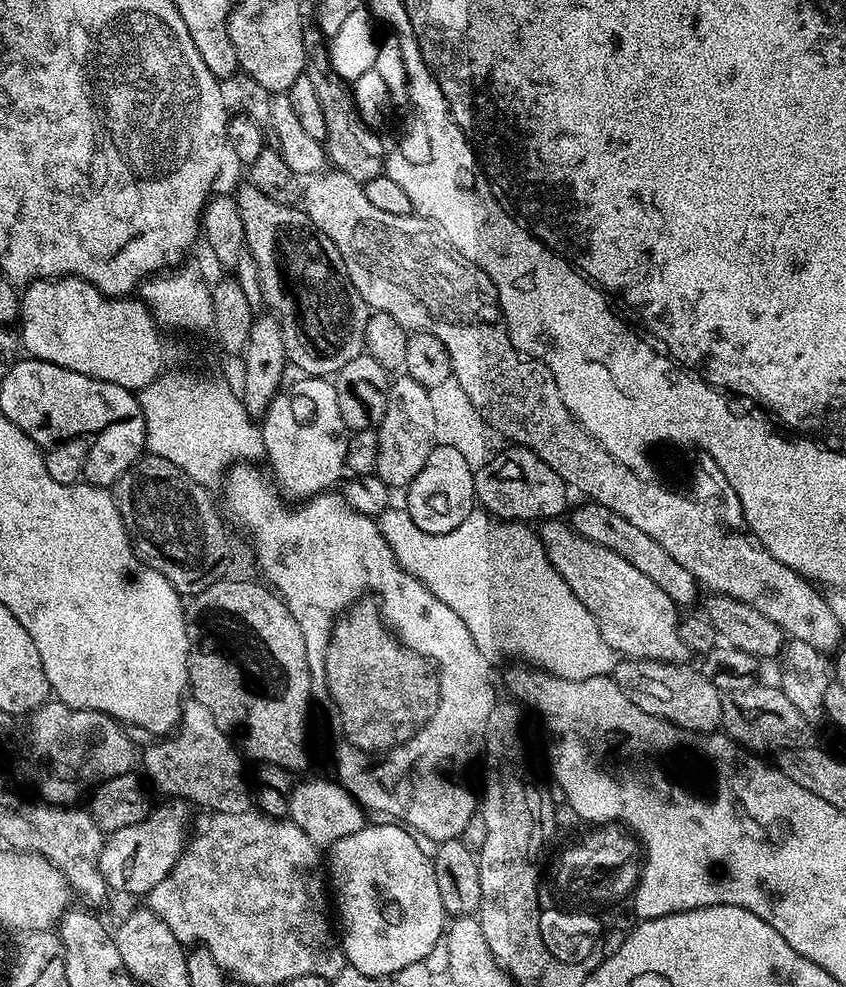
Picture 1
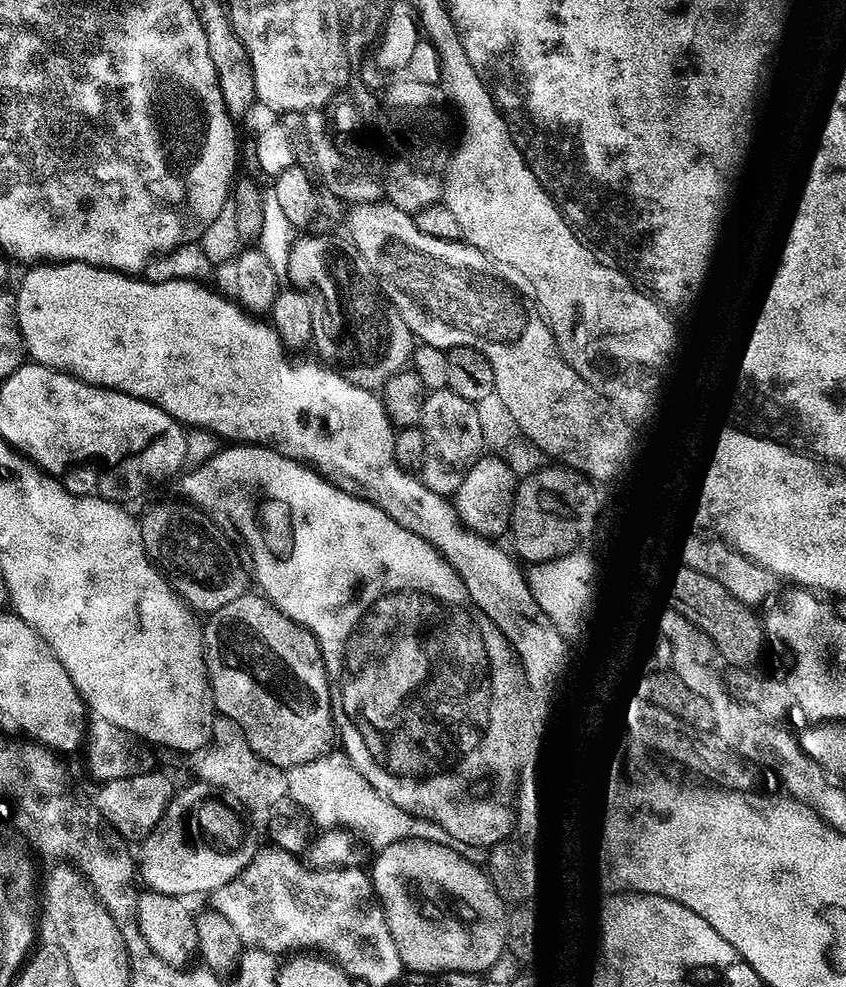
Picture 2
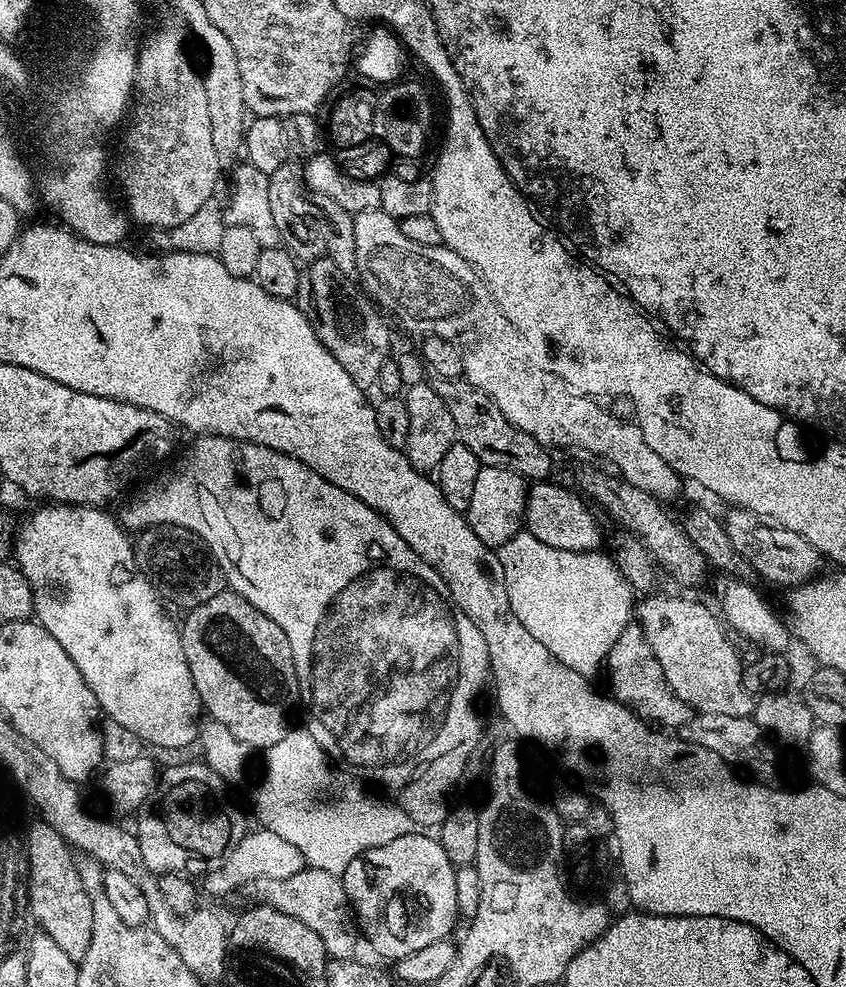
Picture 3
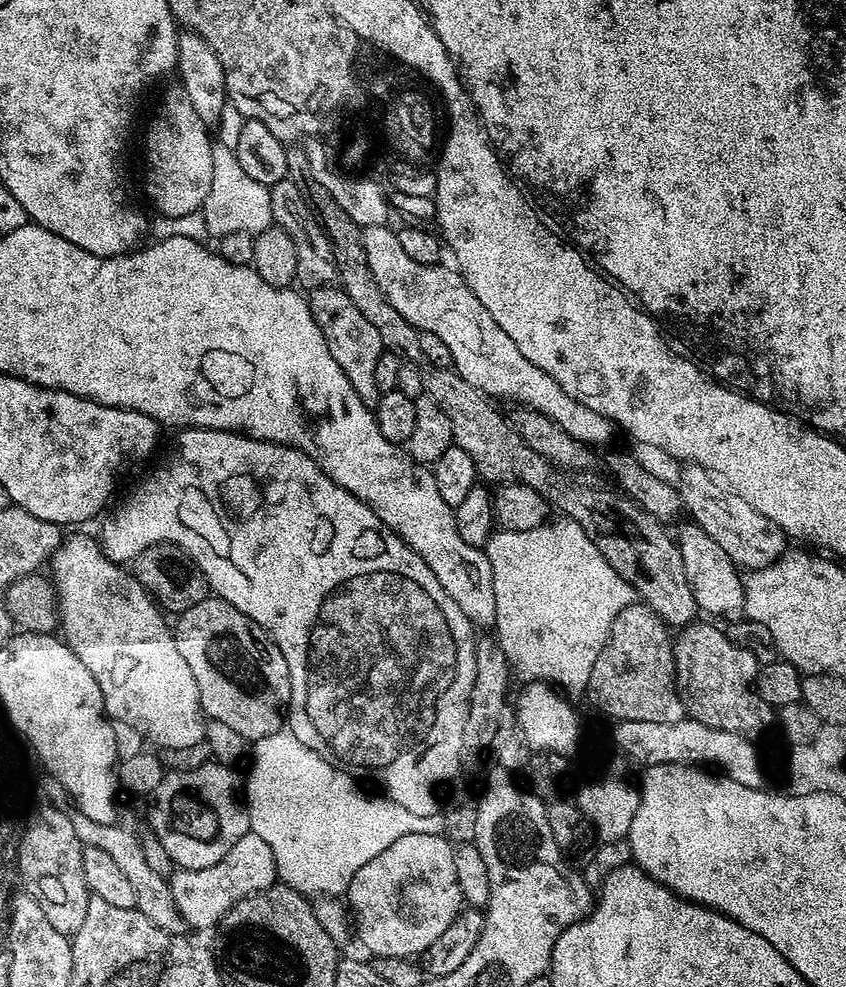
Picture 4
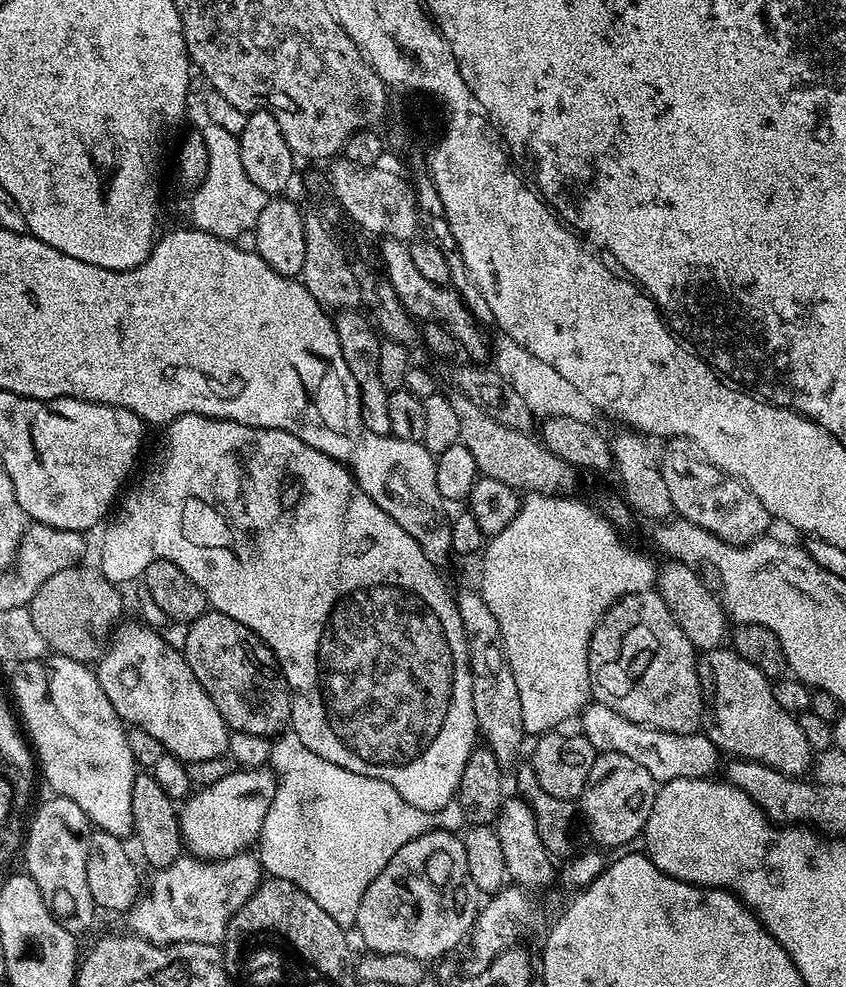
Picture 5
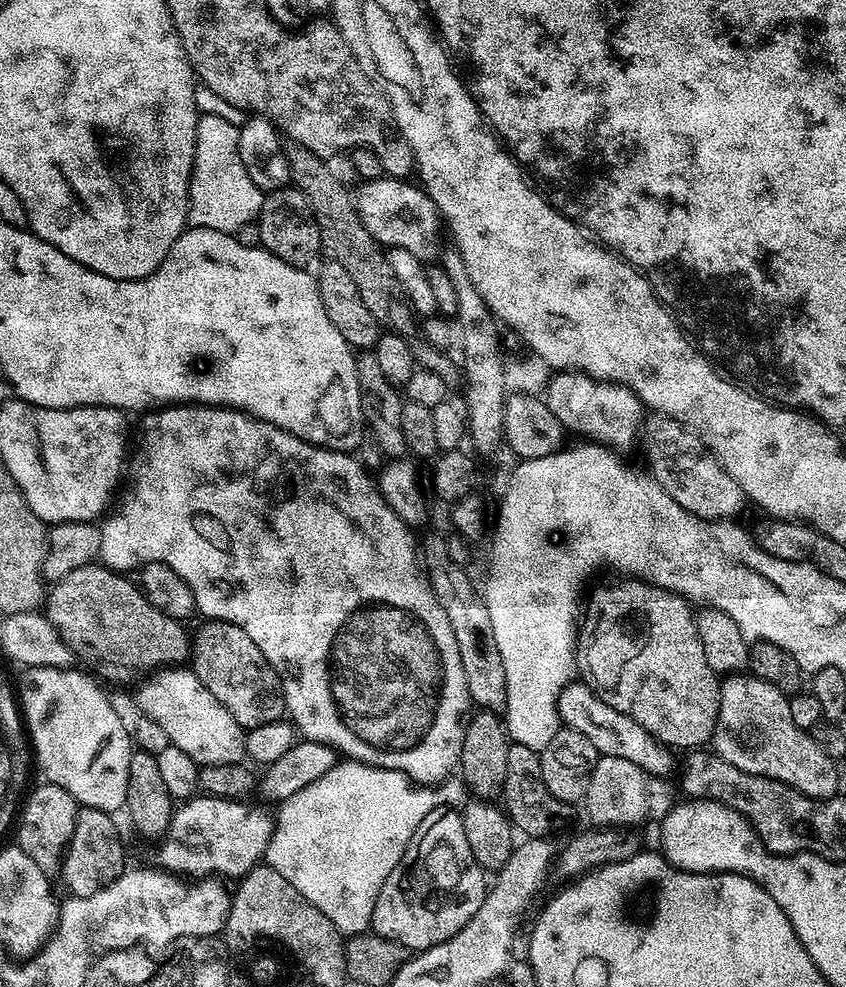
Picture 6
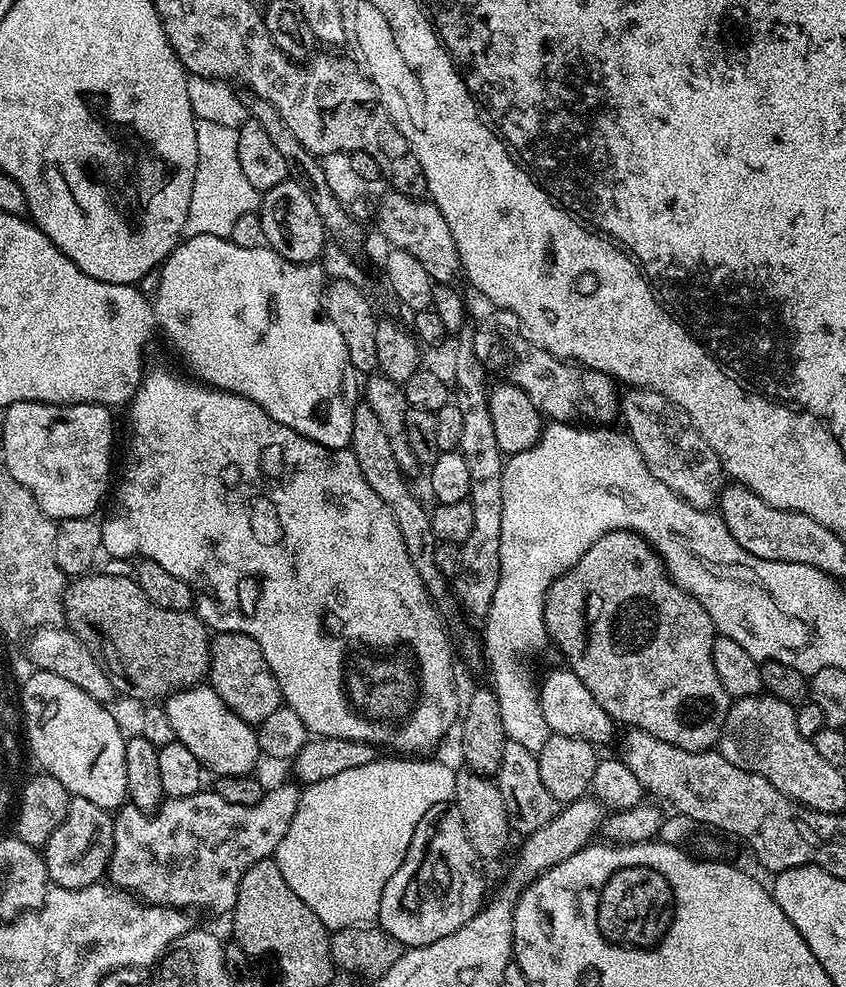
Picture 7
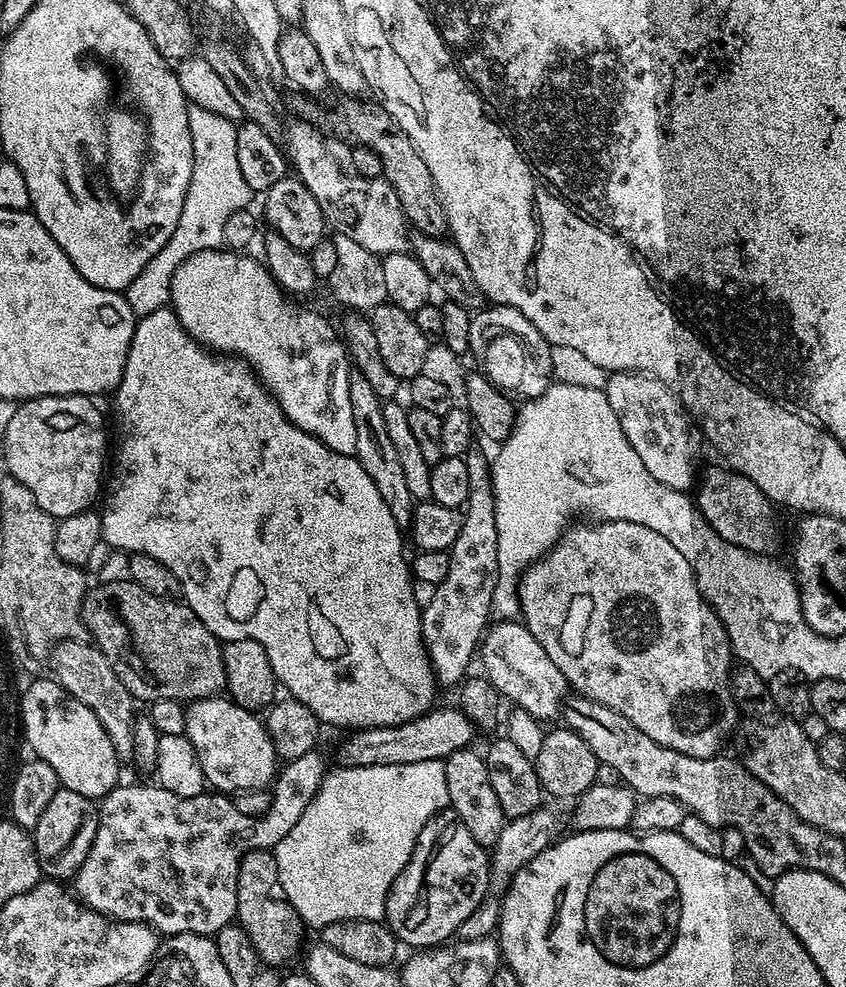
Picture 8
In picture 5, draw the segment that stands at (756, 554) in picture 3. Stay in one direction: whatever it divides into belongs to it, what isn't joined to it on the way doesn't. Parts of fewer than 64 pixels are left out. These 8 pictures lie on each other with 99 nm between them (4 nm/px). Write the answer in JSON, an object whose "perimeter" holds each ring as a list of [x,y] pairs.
{"perimeter":[[[673,439],[672,444],[662,454],[659,465],[666,487],[675,508],[675,515],[681,520],[689,520],[694,526],[702,526],[710,534],[722,538],[728,544],[748,544],[759,540],[770,523],[766,506],[750,489],[727,472],[712,464],[706,454],[689,440]]]}

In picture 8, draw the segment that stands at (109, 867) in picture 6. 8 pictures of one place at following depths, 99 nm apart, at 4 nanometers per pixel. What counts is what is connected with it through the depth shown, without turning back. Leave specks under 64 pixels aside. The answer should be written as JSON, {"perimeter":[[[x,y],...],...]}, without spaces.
{"perimeter":[[[57,787],[54,798],[50,798],[46,810],[42,810],[42,818],[38,818],[34,829],[36,857],[40,860],[40,870],[45,877],[75,877],[76,871],[84,864],[86,854],[90,854],[99,817],[100,813],[93,801],[69,788]]]}

